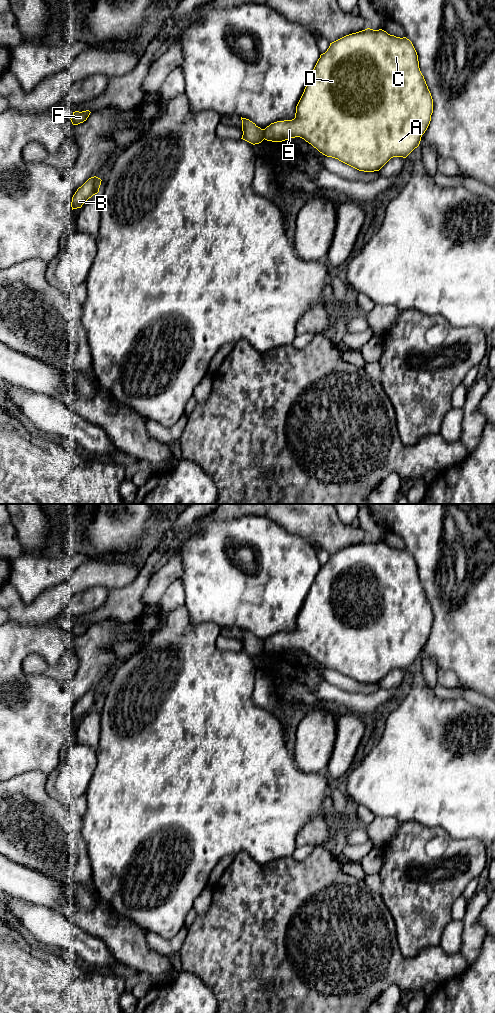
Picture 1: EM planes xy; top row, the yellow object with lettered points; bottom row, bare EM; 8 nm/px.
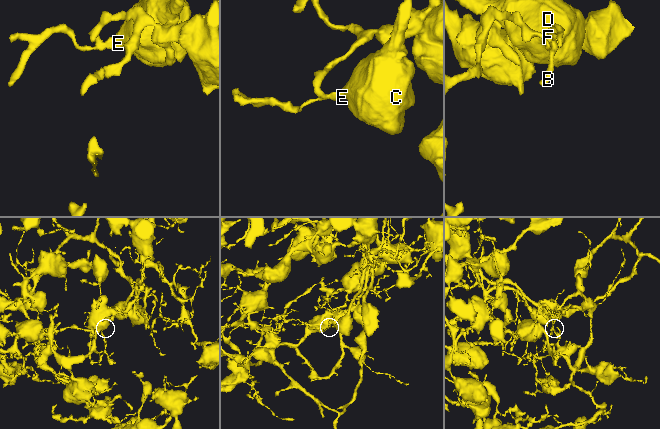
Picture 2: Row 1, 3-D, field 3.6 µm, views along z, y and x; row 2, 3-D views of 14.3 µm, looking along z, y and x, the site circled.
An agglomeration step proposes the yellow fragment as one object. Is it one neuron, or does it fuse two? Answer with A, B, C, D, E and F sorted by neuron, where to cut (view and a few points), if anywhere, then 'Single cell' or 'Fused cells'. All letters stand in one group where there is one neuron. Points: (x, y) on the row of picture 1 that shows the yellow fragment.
Groups: A C D E / B F. Split along xy (262, 129), (265, 138). Fused cells

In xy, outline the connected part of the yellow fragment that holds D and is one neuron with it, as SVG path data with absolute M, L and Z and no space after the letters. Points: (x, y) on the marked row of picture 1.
M379 29L365 30L346 35L330 43L327 51L320 55L308 80L307 86L296 106L295 118L292 120L277 121L271 123L263 129L265 140L272 142L282 142L290 138L300 137L311 144L320 153L327 157L338 159L339 161L364 172L379 171L391 158L406 158L420 144L421 137L427 130L431 115L433 113L433 99L428 89L424 76L419 68L417 52L412 42L406 37L400 38L388 34L386 31Z

